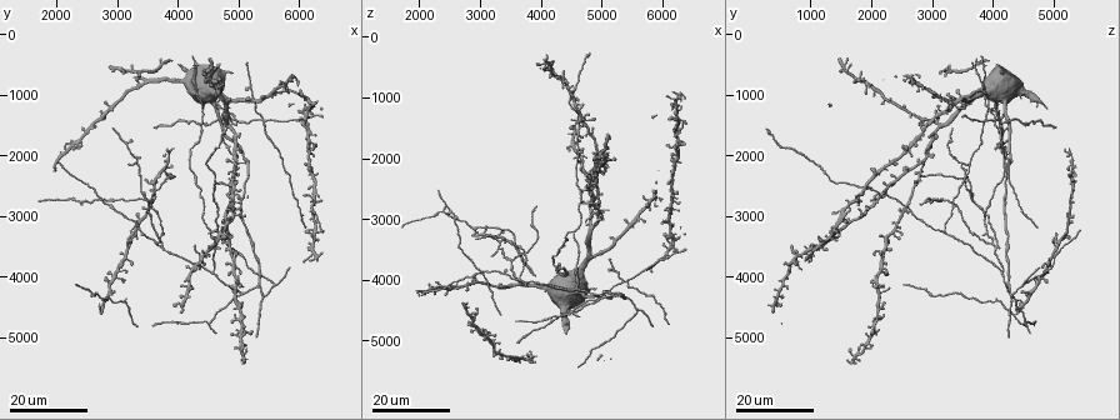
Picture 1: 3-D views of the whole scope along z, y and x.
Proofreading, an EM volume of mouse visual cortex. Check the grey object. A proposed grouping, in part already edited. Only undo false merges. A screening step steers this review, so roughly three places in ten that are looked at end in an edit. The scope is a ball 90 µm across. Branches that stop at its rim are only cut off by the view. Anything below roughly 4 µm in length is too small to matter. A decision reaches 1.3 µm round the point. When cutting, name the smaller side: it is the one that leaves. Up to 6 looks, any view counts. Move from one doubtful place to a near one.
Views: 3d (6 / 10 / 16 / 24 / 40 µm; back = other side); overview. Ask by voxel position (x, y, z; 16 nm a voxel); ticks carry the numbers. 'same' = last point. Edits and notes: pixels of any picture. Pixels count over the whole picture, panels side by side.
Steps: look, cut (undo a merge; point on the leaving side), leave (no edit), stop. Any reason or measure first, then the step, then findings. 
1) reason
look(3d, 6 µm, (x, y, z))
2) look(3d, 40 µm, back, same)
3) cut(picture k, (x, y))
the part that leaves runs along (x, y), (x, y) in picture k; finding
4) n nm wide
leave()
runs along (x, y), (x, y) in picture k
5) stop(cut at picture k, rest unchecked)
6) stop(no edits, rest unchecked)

two arms in line, one across
look(3d, 16 µm, (3750, 3450, 4050))

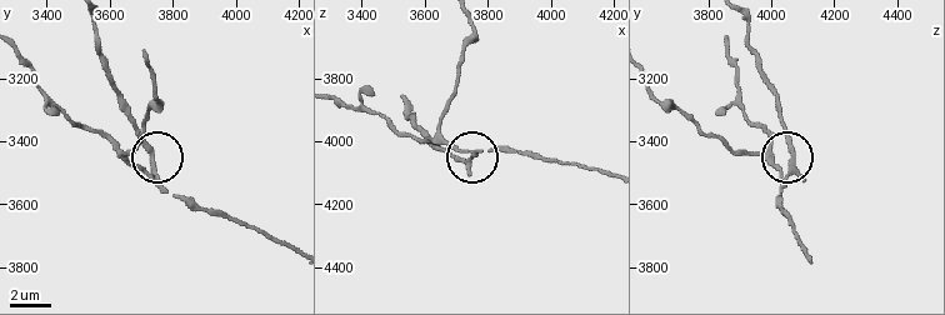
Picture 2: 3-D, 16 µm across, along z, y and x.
look(3d, 6 µm, (3740, 3500, 4050))

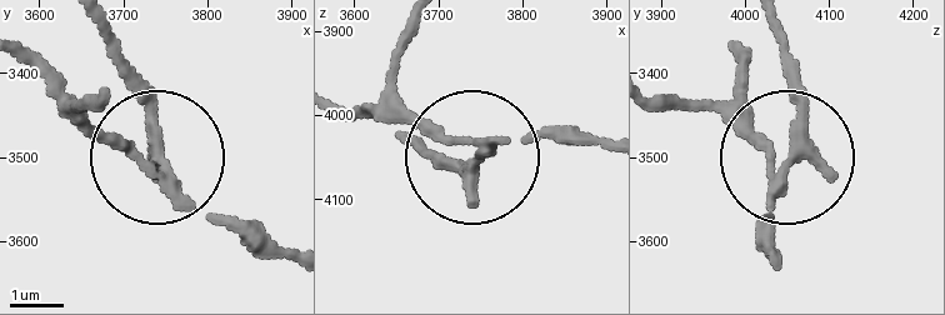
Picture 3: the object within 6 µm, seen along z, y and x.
3 arms
cut(picture 3, (146, 115))
a second cell is stuck on

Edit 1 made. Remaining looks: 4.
three-way junction
look(3d, 16 µm, (5000, 4300, 4250))

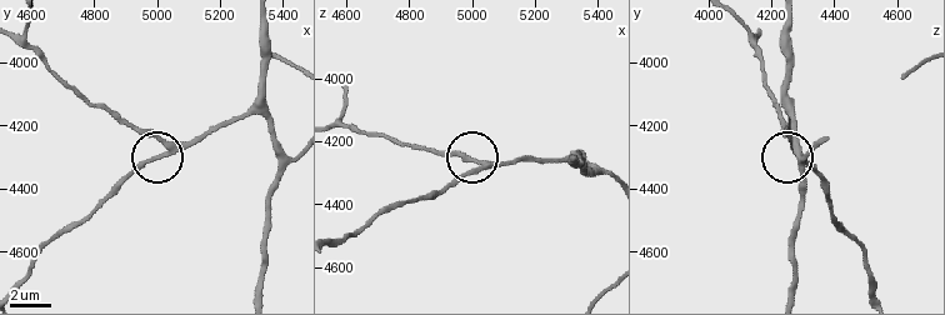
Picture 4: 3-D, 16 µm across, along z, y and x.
closer look
look(3d, 6 µm, (5040, 4280, 4280))

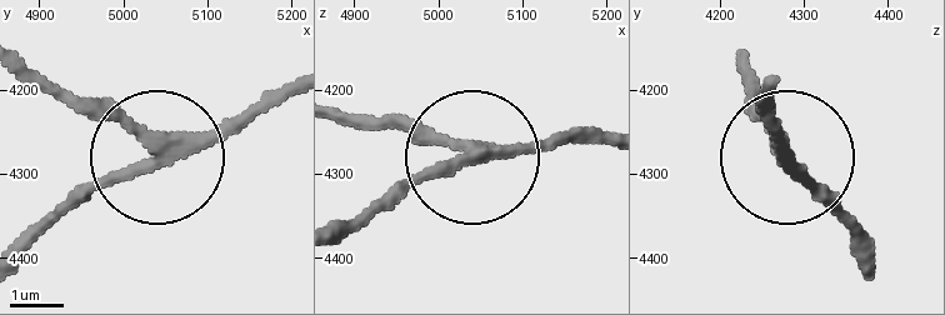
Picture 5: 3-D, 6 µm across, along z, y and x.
leave()
runs along (775, 81), (780, 153), (749, 59) in picture 5; one cell here

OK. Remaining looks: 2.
look(3d, 24 µm, (5450, 1450, 4050))

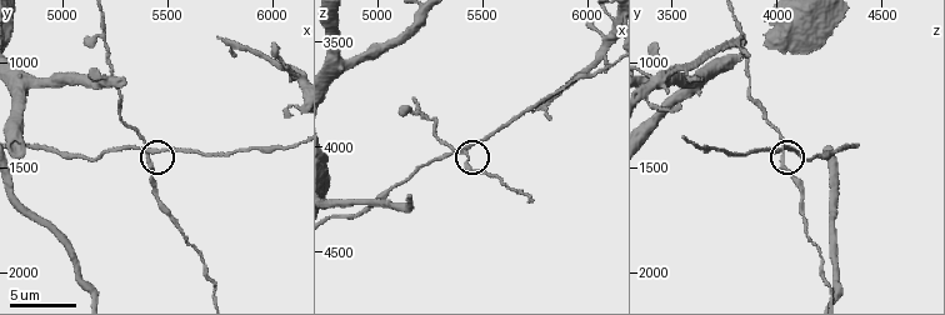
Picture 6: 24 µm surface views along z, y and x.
look(3d, 6 µm, (5400, 1430, 4030))

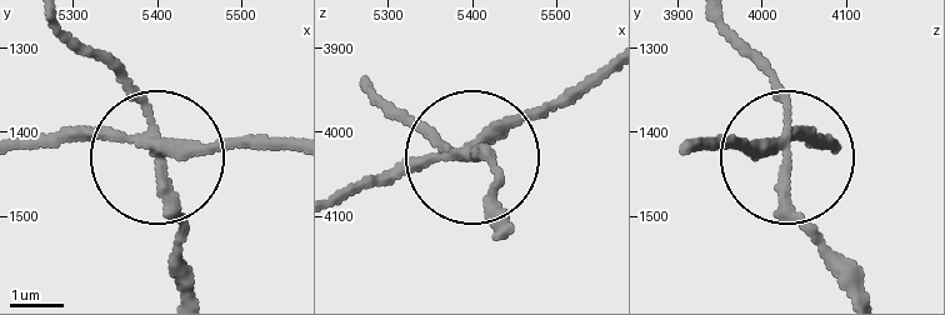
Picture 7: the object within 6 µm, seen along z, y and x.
220 nm wide
cut(picture 7, (224, 140))
the part that leaves runs along (149, 136), (33, 136) in picture 7; two cells meet here

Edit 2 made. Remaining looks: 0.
stop(cut at picture 3, cut at picture 7, rest unchecked)

